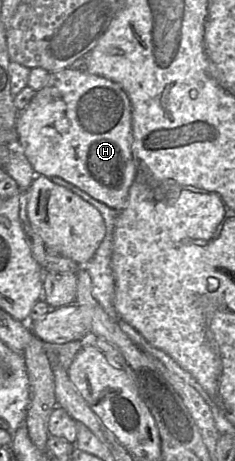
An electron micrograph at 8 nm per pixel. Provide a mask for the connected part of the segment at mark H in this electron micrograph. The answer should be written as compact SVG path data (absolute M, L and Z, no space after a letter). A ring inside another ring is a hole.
M68 67L56 72L51 72L47 84L37 90L30 104L20 111L21 112L16 122L16 128L19 135L19 145L22 152L31 163L36 175L42 175L45 177L61 177L79 187L96 200L106 204L118 212L126 207L129 190L135 178L135 160L133 153L133 112L131 101L125 90L119 84L103 76L91 74L85 69Z

